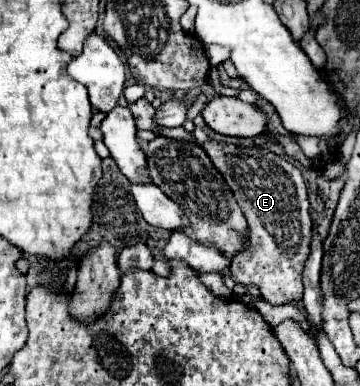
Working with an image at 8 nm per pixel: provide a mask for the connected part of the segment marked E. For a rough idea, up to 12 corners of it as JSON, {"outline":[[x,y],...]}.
{"outline":[[202,148],[248,220],[234,280],[302,300],[314,228],[300,170],[268,150]]}

